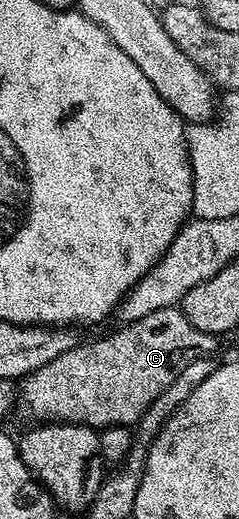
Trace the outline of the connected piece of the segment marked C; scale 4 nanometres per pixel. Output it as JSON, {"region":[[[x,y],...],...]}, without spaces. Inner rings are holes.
{"region":[[[178,307],[152,311],[152,315],[144,315],[144,319],[136,319],[118,328],[122,329],[108,334],[107,337],[98,337],[95,341],[84,342],[83,345],[82,342],[76,343],[71,349],[64,351],[64,355],[56,355],[56,359],[52,359],[52,363],[44,363],[44,367],[40,367],[34,373],[29,373],[27,377],[21,378],[20,384],[16,389],[17,412],[20,411],[24,416],[31,417],[31,422],[34,423],[87,425],[87,427],[95,431],[112,428],[114,425],[133,426],[142,418],[144,411],[148,411],[148,407],[156,399],[156,395],[160,395],[160,391],[164,391],[164,387],[168,387],[168,383],[172,383],[172,379],[176,379],[176,375],[180,375],[180,371],[184,371],[184,367],[188,367],[188,363],[213,354],[215,352],[213,349],[217,347],[219,341],[215,334],[205,333],[196,327],[192,327],[192,323],[188,323],[188,319],[182,314],[181,308]]]}

